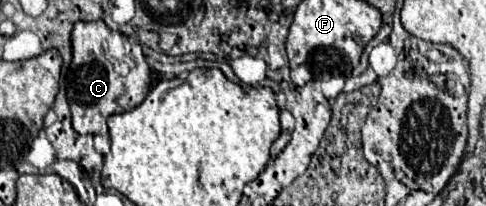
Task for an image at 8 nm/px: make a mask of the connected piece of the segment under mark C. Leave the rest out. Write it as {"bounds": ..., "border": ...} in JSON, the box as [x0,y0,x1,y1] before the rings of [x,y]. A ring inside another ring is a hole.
{"bounds":[67,19,151,135],"border":[[[103,19],[97,21],[77,21],[71,33],[73,59],[67,73],[67,99],[73,115],[73,129],[81,135],[105,135],[107,117],[135,109],[151,89],[151,69],[145,61],[139,43],[131,43],[121,31],[113,31]],[[109,53],[113,59],[121,59],[129,65],[127,75],[119,75],[113,63],[105,57]]]}

